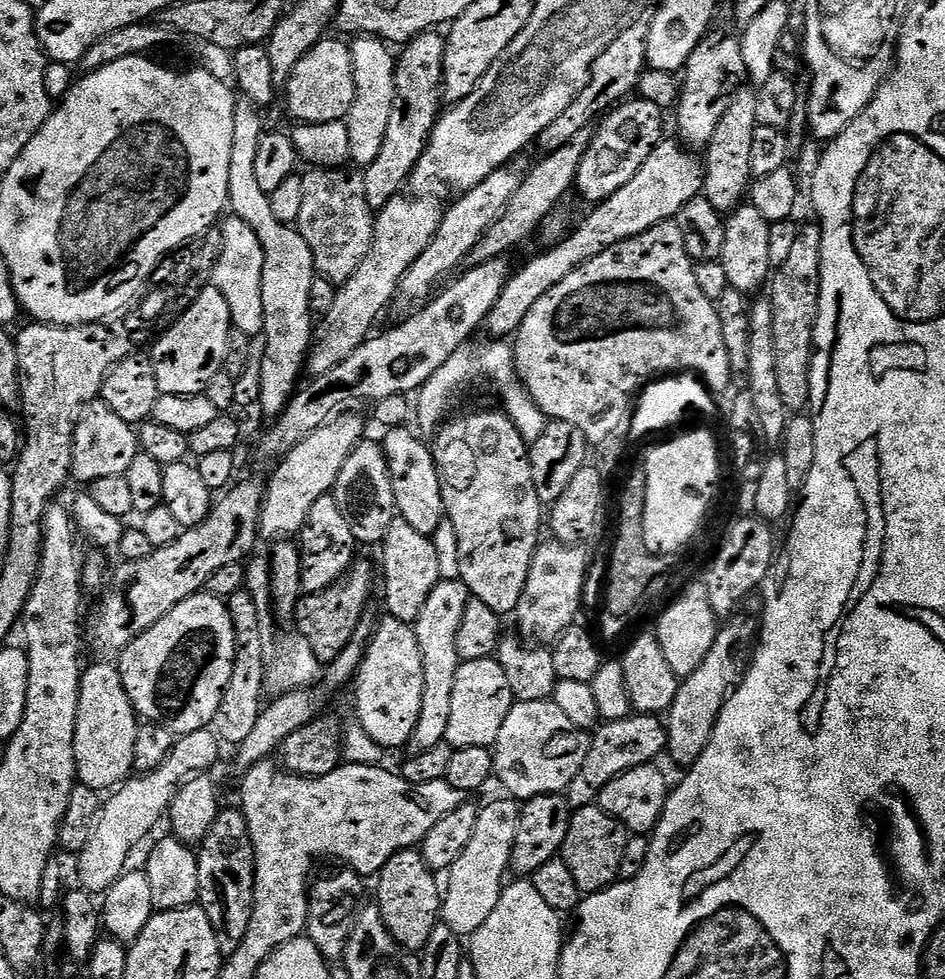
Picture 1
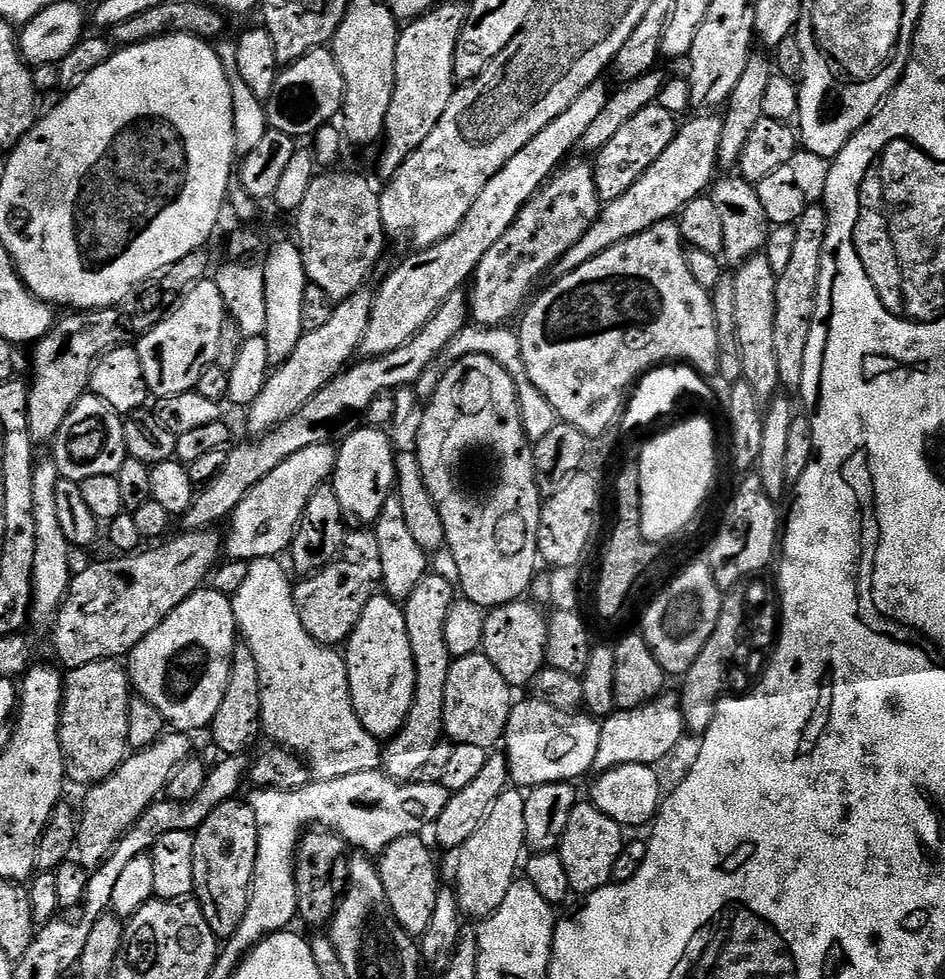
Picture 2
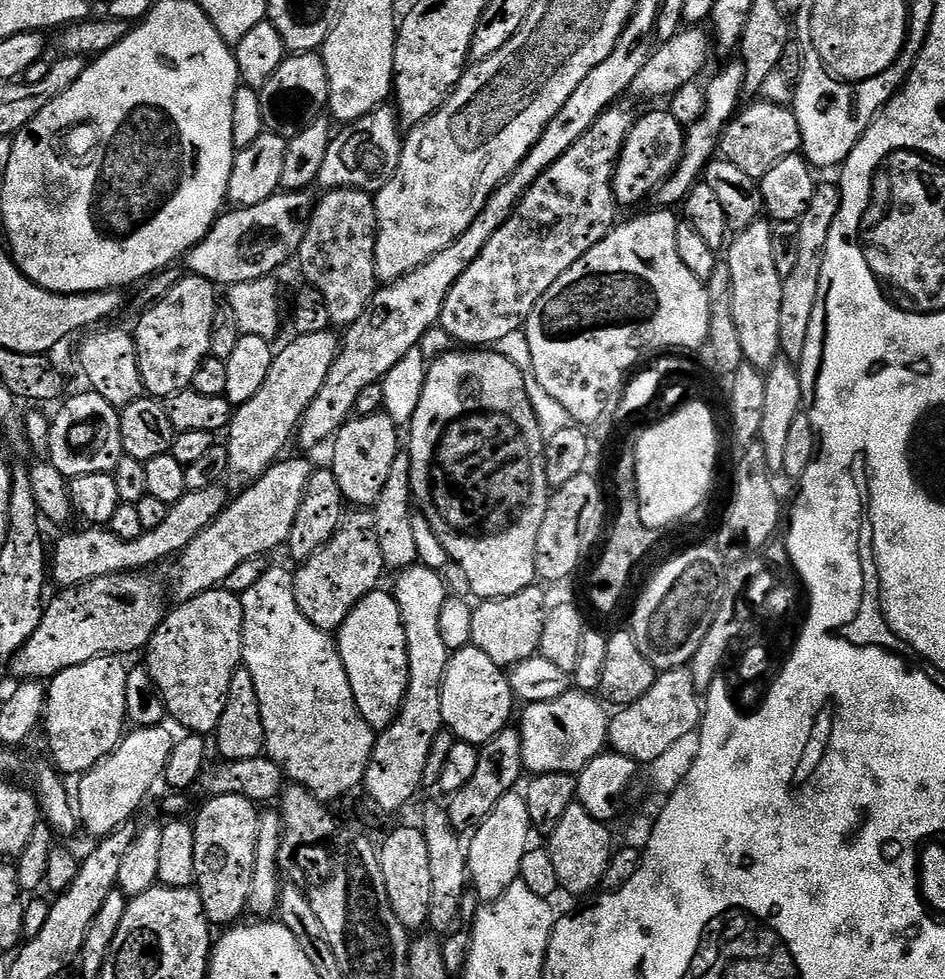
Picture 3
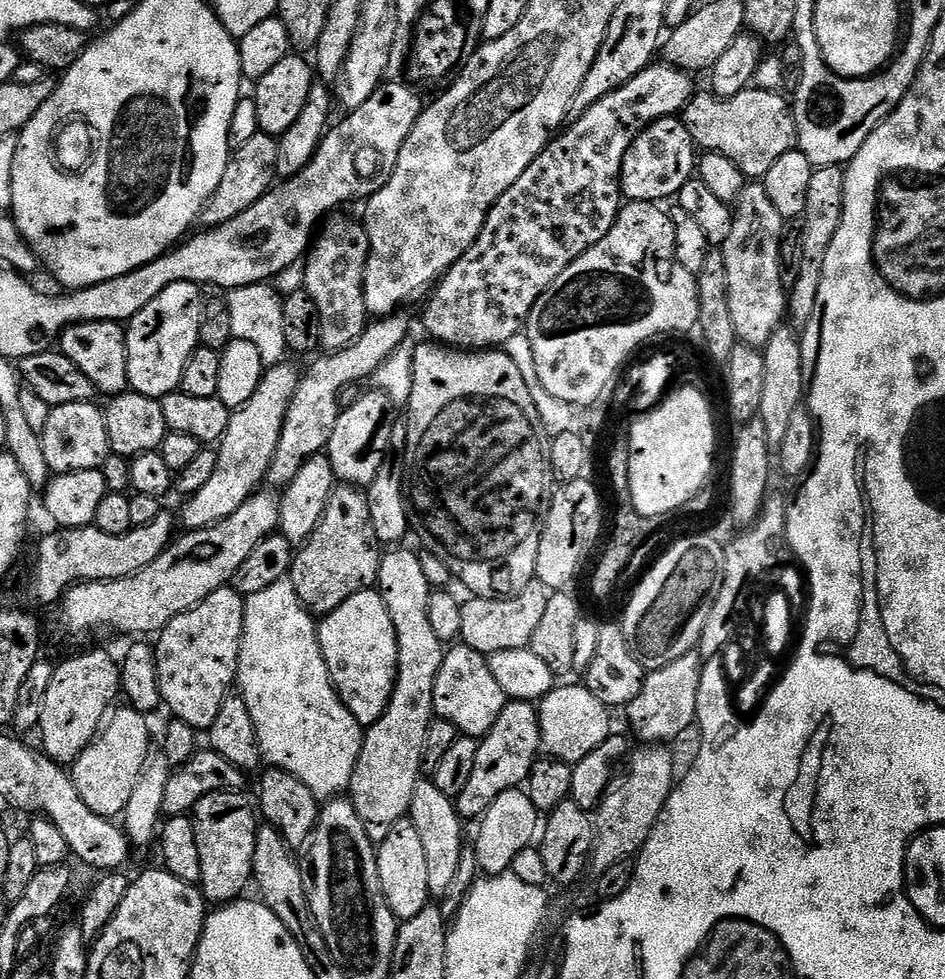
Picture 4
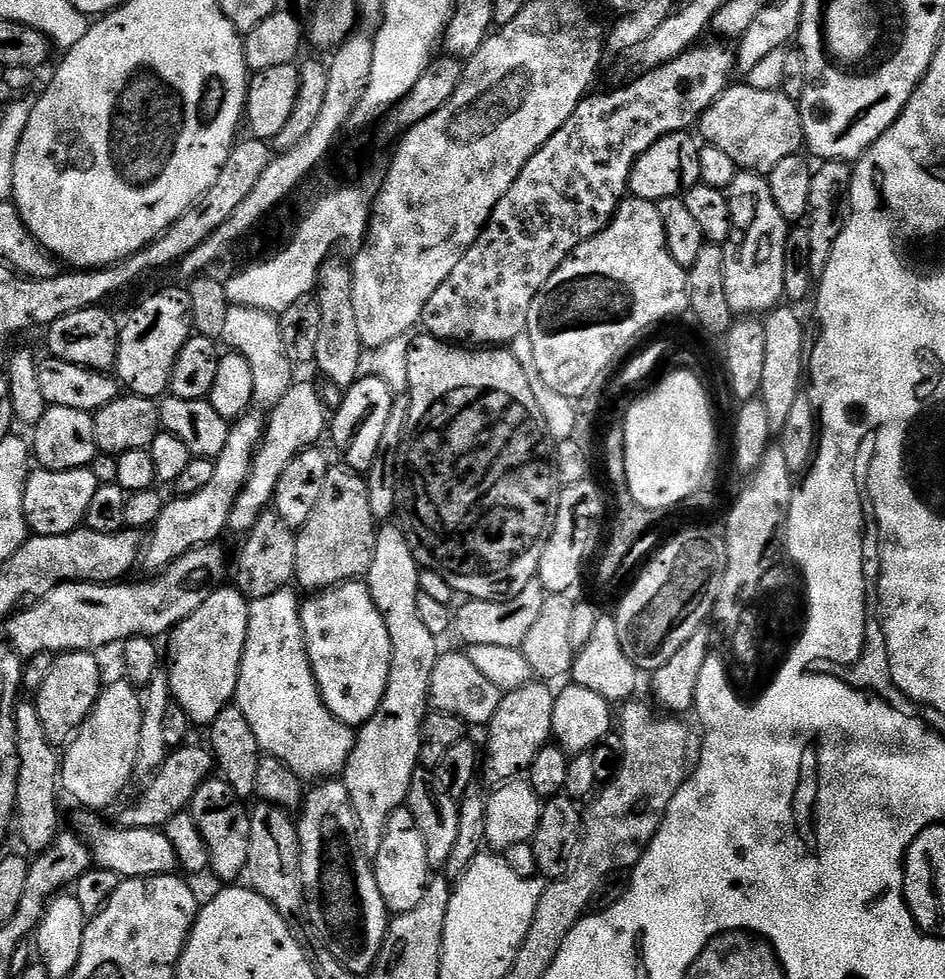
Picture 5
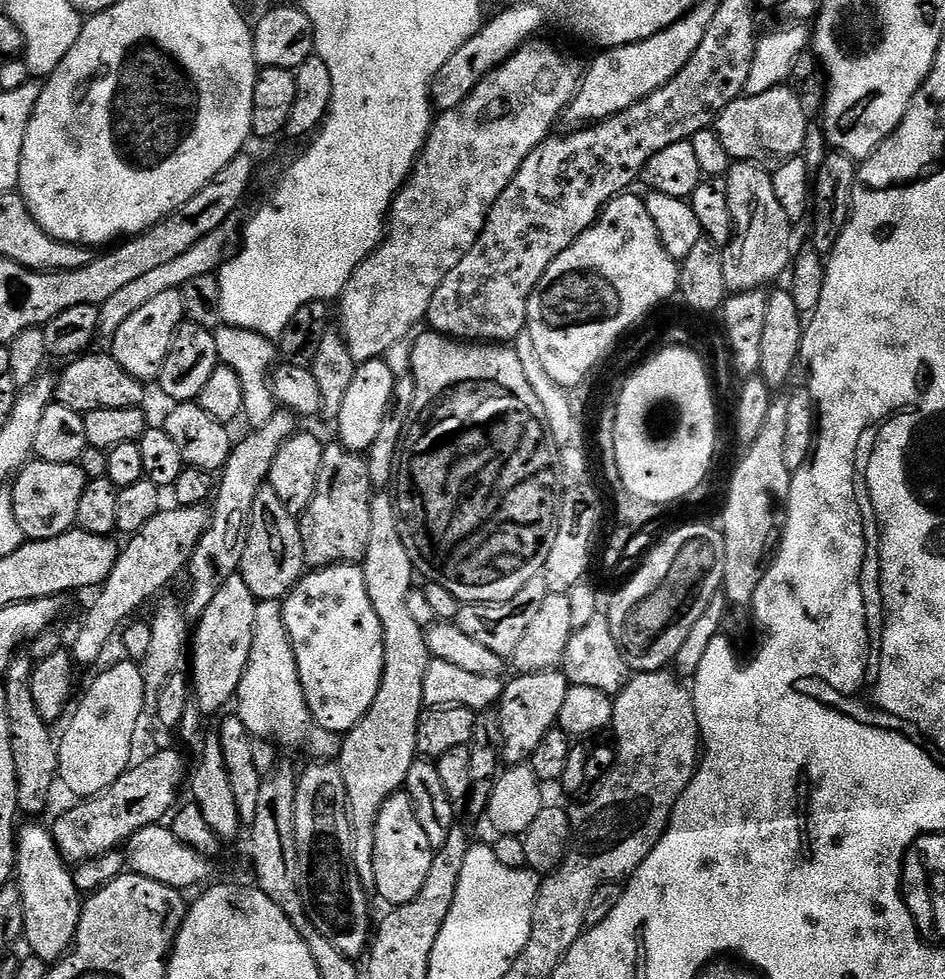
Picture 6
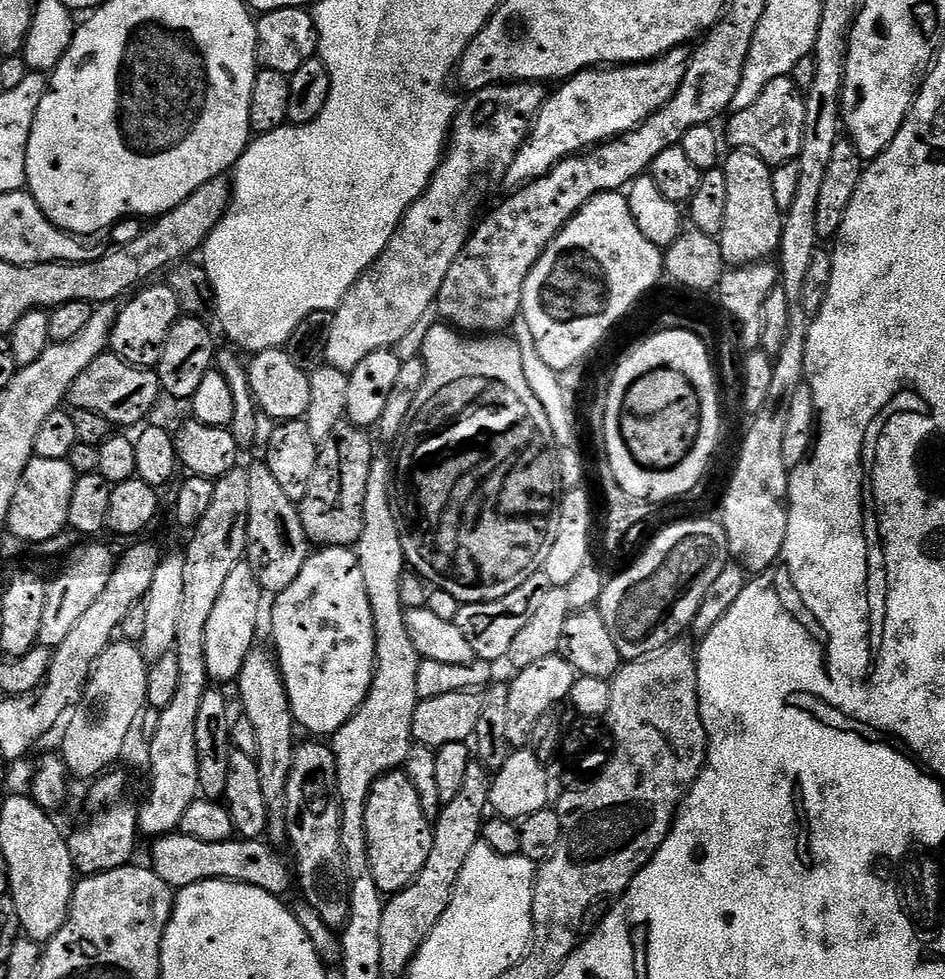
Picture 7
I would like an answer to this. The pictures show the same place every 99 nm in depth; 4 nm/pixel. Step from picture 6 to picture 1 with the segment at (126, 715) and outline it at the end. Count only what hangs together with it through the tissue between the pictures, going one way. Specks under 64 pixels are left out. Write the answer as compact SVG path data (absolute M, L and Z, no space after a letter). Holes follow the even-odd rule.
M211 727L194 730L177 739L170 758L166 758L166 762L162 762L158 770L129 779L103 801L94 834L87 846L78 853L79 887L83 891L103 894L110 886L114 886L116 879L124 875L129 867L128 859L131 858L132 851L155 830L159 820L163 821L167 817L168 808L172 805L172 799L176 797L180 785L197 774L212 770L208 768L215 766L216 759L220 756L220 748L222 749L222 741Z

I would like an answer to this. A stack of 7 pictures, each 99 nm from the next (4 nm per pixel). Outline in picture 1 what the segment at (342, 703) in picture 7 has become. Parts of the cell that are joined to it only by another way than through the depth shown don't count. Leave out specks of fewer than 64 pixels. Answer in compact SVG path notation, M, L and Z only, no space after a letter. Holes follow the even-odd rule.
M385 615L376 625L376 632L368 644L360 671L356 674L356 716L358 727L366 730L366 734L377 746L385 750L403 749L408 739L414 734L414 726L418 726L418 714L422 714L422 654L418 650L416 629L406 622L398 622L393 616Z

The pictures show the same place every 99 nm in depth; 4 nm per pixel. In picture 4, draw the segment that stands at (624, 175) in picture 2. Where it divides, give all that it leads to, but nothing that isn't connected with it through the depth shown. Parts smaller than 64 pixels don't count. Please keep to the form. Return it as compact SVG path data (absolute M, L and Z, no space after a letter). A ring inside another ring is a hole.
M668 116L665 120L654 122L649 128L642 130L642 134L638 134L638 138L634 138L630 150L626 150L626 158L622 162L620 171L620 191L623 199L628 202L634 200L671 201L682 190L682 186L686 186L686 182L693 179L697 168L698 149L696 143L690 138L683 119Z

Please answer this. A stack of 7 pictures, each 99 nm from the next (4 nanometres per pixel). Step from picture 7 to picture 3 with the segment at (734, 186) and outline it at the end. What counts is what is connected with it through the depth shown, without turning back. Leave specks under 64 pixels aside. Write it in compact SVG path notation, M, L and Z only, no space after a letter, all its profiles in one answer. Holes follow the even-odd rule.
M767 219L756 220L749 228L739 229L734 239L727 245L726 263L730 266L732 279L732 305L734 306L734 326L738 326L738 338L742 341L745 364L754 366L759 372L767 373L781 359L778 342L778 317L782 314L782 286L784 281L774 267L774 246L772 245L772 224Z

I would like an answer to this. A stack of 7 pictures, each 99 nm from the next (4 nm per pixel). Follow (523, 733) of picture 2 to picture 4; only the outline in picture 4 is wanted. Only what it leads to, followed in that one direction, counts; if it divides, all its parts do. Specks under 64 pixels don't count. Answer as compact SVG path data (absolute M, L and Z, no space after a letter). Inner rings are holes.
M583 683L562 684L553 687L552 691L547 692L544 699L539 701L540 746L545 757L573 765L586 758L590 750L602 746L608 739L610 709L598 702L598 698L594 698L594 694L590 694L590 690L585 688Z

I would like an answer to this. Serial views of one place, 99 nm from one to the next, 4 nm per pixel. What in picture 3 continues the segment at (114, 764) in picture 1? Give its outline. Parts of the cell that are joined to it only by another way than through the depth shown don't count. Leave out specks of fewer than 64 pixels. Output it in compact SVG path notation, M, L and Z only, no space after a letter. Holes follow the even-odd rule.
M120 656L90 658L90 662L82 662L82 666L70 666L70 670L62 670L62 674L52 677L47 685L48 705L44 708L42 736L44 732L48 739L48 752L53 760L51 763L65 777L79 778L89 772L95 764L102 762L102 758L111 754L126 735L126 678L129 665L122 661Z

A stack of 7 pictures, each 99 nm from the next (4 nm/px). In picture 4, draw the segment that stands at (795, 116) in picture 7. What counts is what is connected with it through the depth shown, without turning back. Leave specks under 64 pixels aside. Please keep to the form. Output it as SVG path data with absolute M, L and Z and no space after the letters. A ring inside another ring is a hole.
M750 86L733 96L723 98L712 95L711 91L700 90L692 97L692 101L684 107L682 119L690 138L696 143L697 149L704 152L717 152L742 170L746 178L762 178L782 158L782 154L793 151L797 147L796 117L791 103L783 100L780 92L768 92L764 88Z

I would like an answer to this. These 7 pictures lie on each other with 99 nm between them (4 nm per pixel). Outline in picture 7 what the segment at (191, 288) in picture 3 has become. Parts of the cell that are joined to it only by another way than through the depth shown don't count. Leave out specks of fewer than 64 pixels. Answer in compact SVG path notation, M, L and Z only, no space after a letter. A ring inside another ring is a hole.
M167 282L156 283L141 287L127 301L129 304L117 311L112 327L111 351L122 357L126 363L135 364L137 368L155 369L162 354L162 346L166 342L166 334L170 334L170 326L174 326L174 322L182 315L174 290L170 290Z

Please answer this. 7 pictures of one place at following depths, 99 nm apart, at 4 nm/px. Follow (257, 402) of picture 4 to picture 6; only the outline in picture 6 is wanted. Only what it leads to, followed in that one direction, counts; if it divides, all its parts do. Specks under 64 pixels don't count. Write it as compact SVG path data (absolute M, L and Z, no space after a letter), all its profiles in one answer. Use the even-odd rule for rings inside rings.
M196 504L193 508L172 506L169 512L168 509L162 510L150 518L142 530L127 537L128 545L125 543L121 547L114 570L110 570L99 589L100 597L84 616L84 629L70 647L70 655L77 665L94 663L103 654L104 647L121 631L122 625L131 621L135 617L132 615L147 600L154 599L179 572L181 575L187 569L202 534L208 528L209 519L209 509L203 504Z

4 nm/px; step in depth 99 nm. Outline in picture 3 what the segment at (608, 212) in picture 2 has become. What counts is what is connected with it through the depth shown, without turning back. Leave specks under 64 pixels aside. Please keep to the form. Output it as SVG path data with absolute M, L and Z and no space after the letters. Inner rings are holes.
M733 62L724 64L712 76L708 88L702 92L702 115L693 124L687 125L684 138L684 153L680 158L680 164L673 170L672 175L660 185L658 197L660 196L661 205L676 206L688 197L688 192L695 184L701 183L704 169L712 163L720 147L720 137L724 135L725 127L732 121L741 107L742 99L745 95L744 82L746 80L746 70L743 64Z

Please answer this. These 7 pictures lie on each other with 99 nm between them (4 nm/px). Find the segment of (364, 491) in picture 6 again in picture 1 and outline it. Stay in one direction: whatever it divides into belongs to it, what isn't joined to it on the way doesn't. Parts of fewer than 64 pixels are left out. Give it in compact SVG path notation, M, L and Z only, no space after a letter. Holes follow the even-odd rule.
M363 558L357 559L344 577L338 582L334 582L334 586L330 586L321 592L309 592L301 595L296 607L294 624L300 627L299 639L305 640L310 646L310 650L314 650L314 658L318 658L321 665L326 666L330 662L334 662L334 658L338 658L338 654L342 654L346 642L350 642L350 638L354 638L354 630L358 630L358 622L362 622L362 614L369 611L368 599L371 596L372 564L368 560L363 560Z

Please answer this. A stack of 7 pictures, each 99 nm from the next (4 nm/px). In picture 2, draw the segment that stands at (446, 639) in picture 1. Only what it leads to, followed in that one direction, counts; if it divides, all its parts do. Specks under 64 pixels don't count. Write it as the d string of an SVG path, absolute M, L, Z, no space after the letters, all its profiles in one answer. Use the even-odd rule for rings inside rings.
M429 574L418 584L418 590L414 590L414 594L403 601L406 630L410 634L410 646L414 650L416 693L402 730L397 736L391 737L382 748L382 771L391 780L415 781L420 775L422 765L430 759L434 746L438 746L438 742L445 739L446 680L454 659L446 644L446 616L450 614L450 608L457 598L458 592L453 581Z

